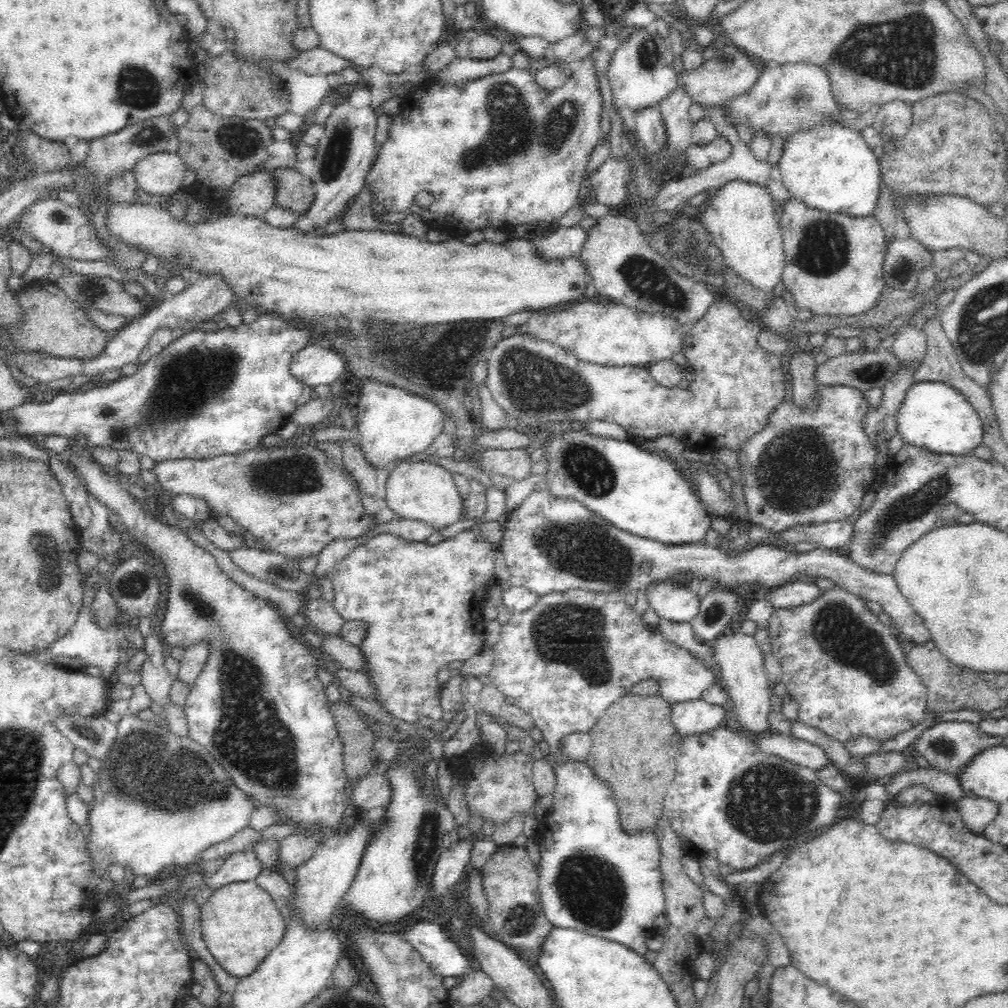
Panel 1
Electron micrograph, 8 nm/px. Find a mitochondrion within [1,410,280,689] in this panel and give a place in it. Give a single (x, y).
(49, 553)

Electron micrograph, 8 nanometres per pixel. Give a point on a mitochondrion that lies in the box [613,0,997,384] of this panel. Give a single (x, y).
(897, 53)

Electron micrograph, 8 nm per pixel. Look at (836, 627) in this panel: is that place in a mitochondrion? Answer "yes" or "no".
yes

